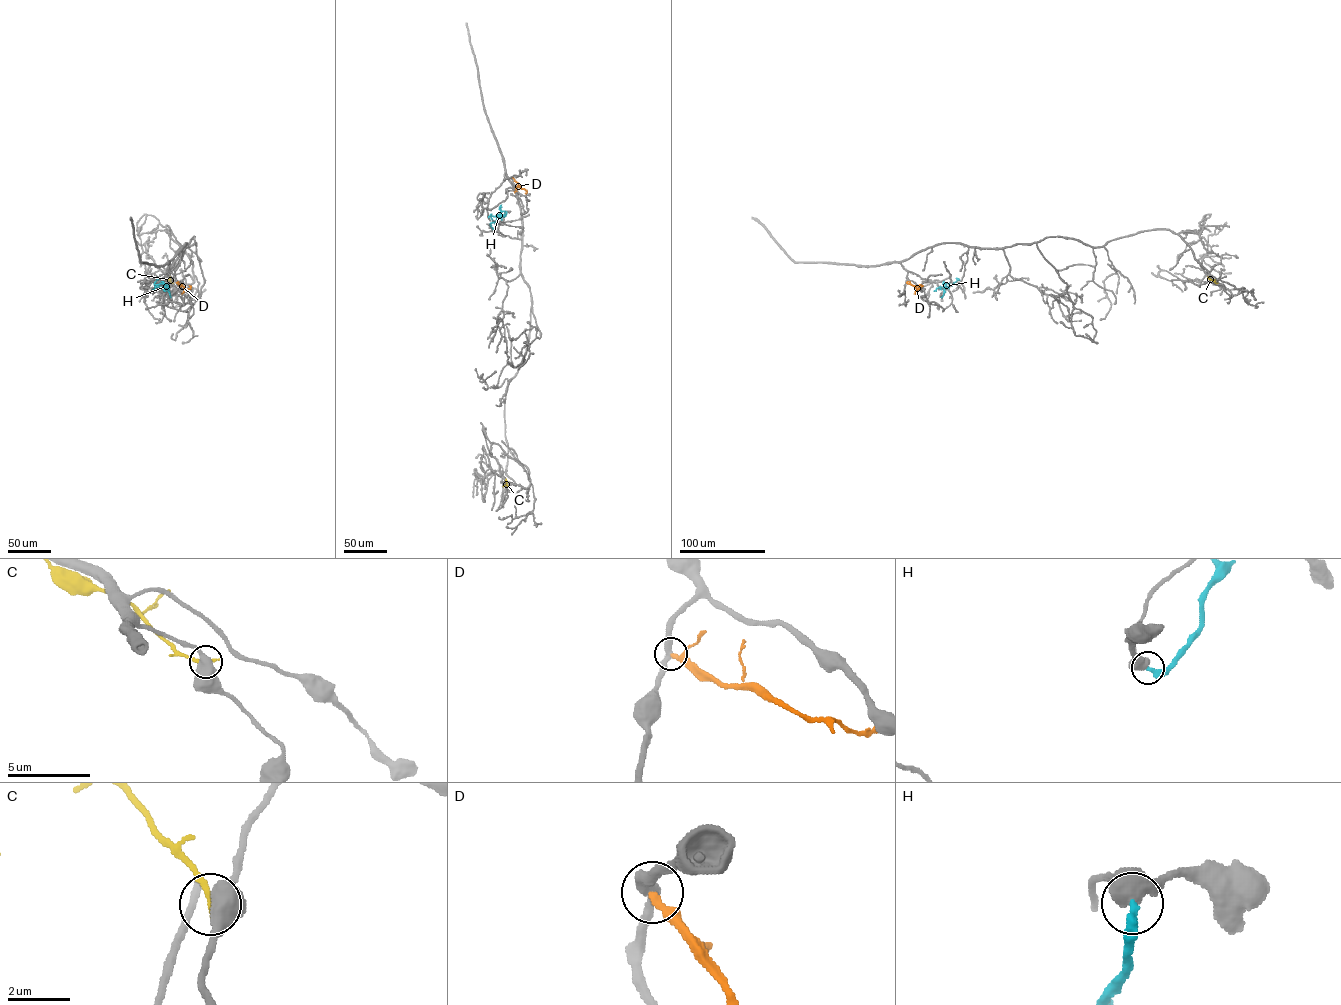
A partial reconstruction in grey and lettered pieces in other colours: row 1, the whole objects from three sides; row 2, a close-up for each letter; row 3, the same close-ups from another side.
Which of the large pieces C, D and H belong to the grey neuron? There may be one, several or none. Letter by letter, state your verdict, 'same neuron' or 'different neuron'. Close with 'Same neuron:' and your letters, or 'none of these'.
C: different neuron
D: different neuron
H: different neuron
Same neuron: none of these

